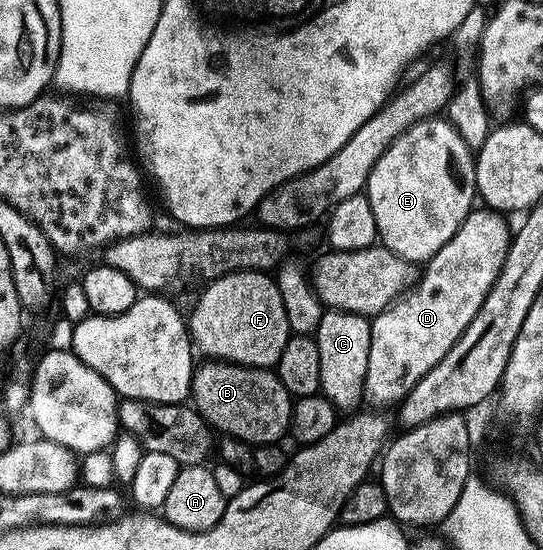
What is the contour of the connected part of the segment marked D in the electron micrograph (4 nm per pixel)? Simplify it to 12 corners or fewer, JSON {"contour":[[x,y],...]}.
{"contour":[[472,209],[374,315],[363,397],[398,407],[457,344],[512,227]]}

